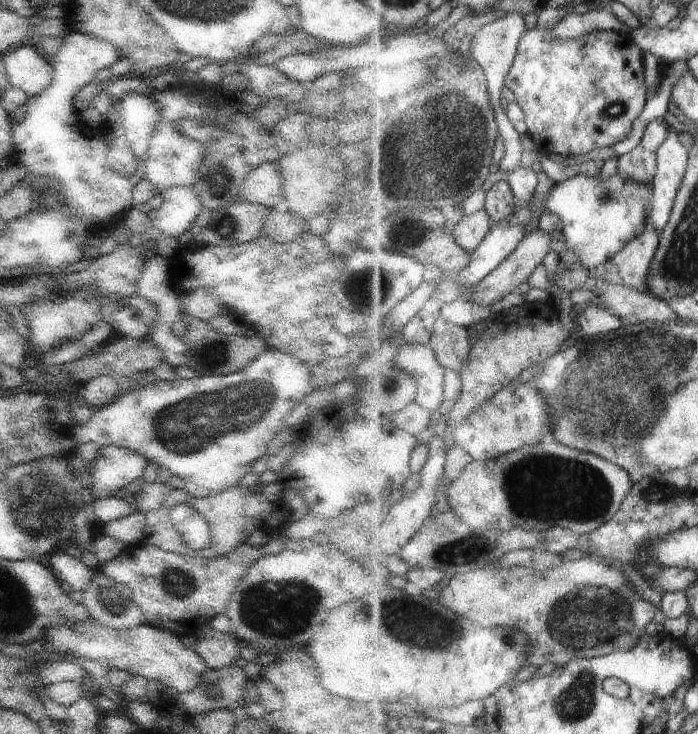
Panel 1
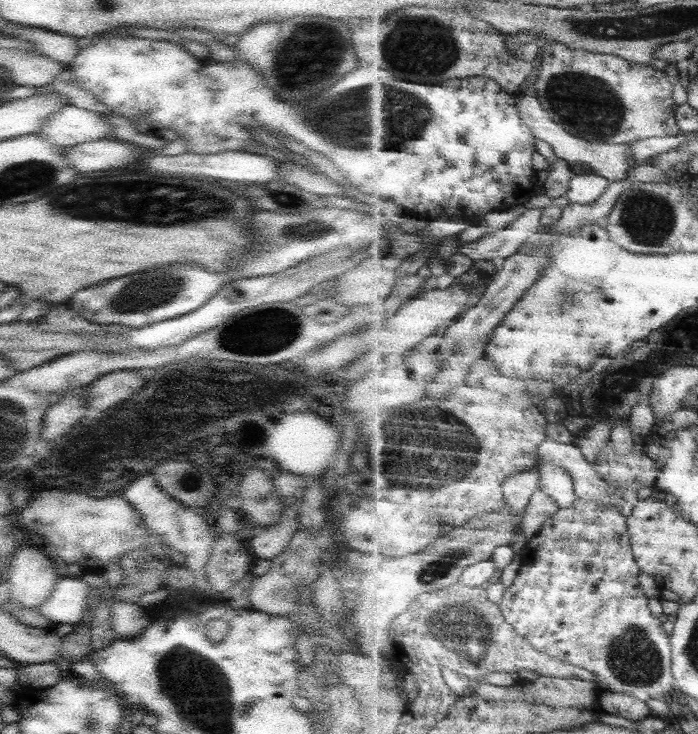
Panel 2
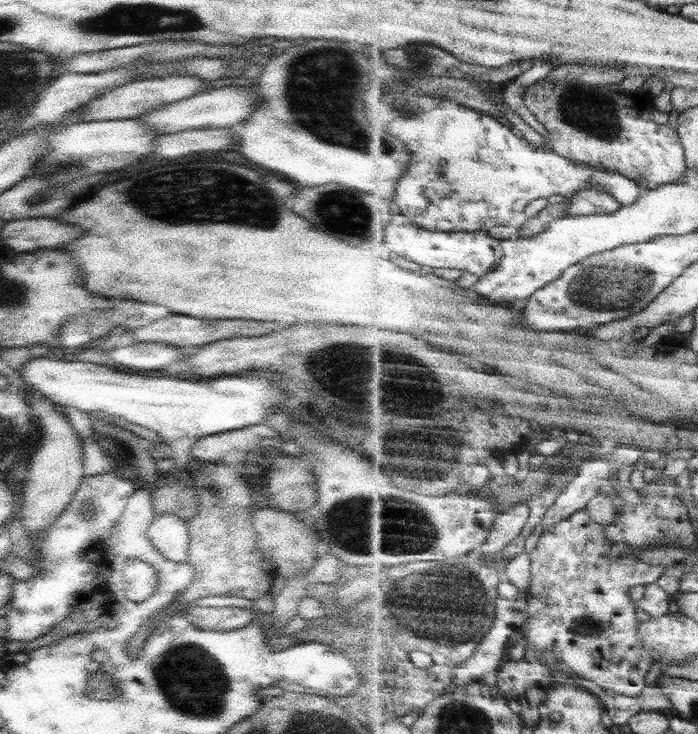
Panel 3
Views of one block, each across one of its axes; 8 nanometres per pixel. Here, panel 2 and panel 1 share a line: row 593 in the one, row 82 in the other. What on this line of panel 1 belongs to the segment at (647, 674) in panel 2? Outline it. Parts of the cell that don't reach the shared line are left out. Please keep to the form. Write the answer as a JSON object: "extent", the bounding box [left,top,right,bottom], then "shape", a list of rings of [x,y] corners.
{"extent":[504,27,649,157],"shape":[[[533,27],[526,30],[521,36],[515,60],[511,70],[509,70],[509,74],[507,74],[504,86],[511,90],[515,96],[515,102],[522,109],[527,134],[533,139],[537,150],[546,155],[557,153],[564,157],[572,157],[587,154],[587,152],[591,152],[596,148],[612,146],[628,138],[633,130],[633,122],[639,118],[639,114],[643,112],[643,108],[645,108],[645,104],[649,100],[647,86],[643,82],[643,53],[643,50],[633,40],[631,32],[604,30],[587,32],[587,34],[581,34],[577,38],[551,38],[549,36],[549,28]]]}

